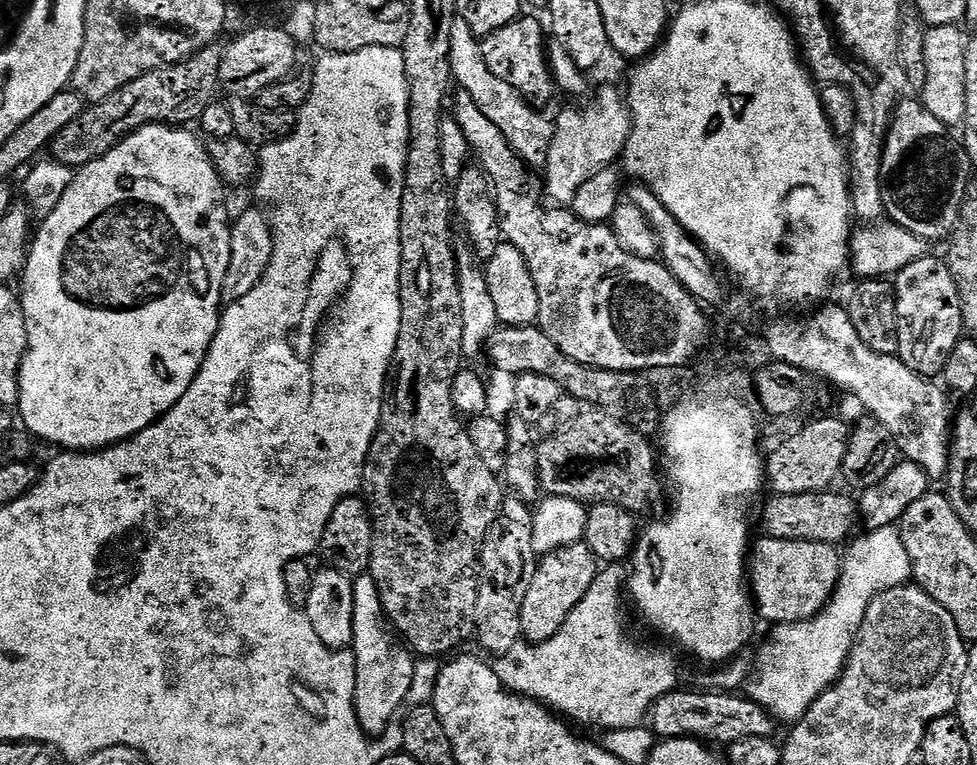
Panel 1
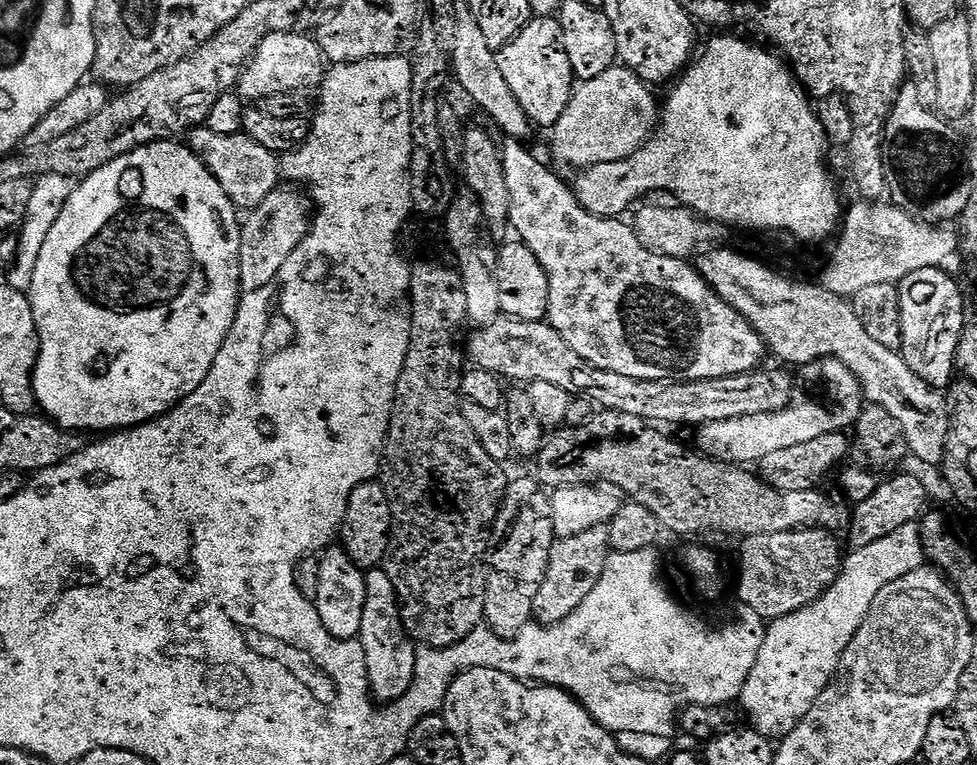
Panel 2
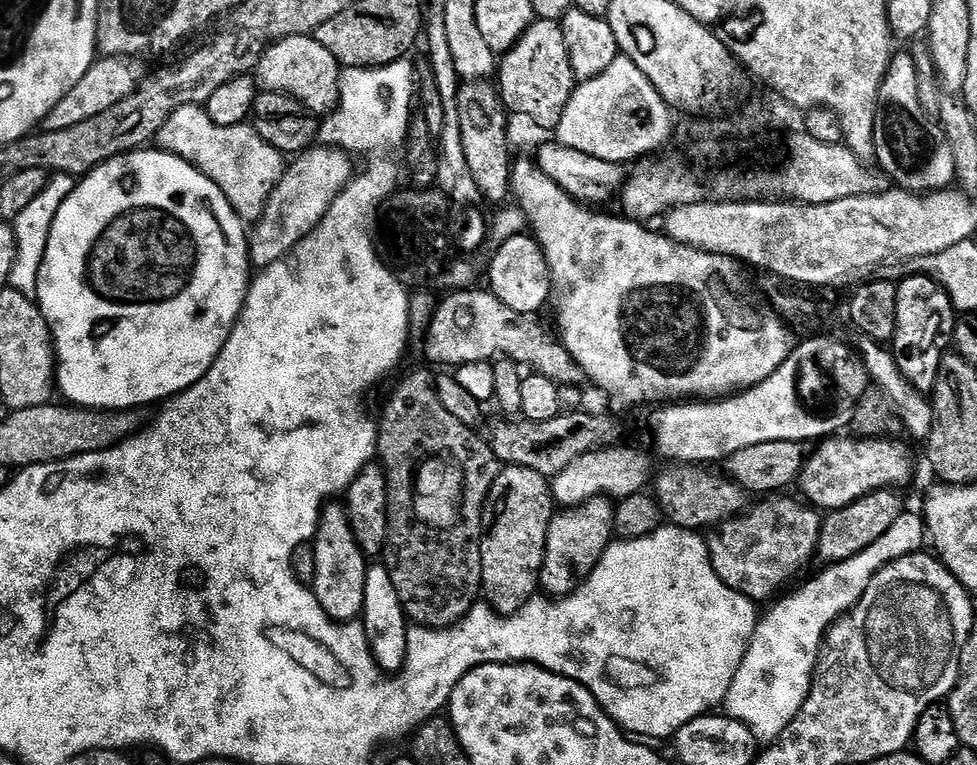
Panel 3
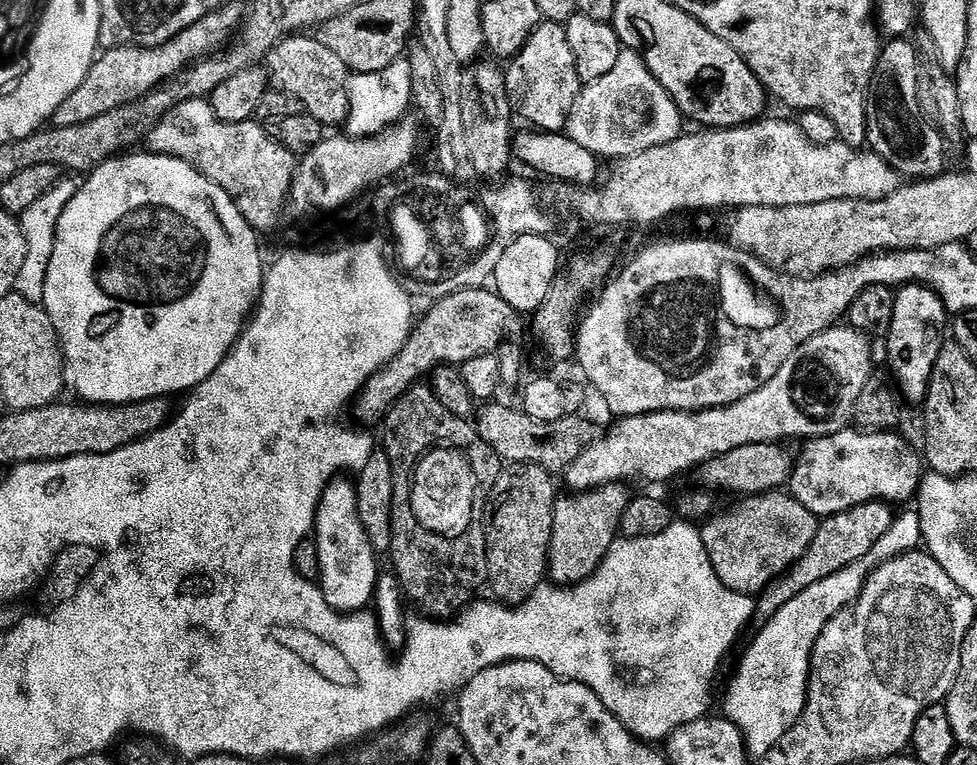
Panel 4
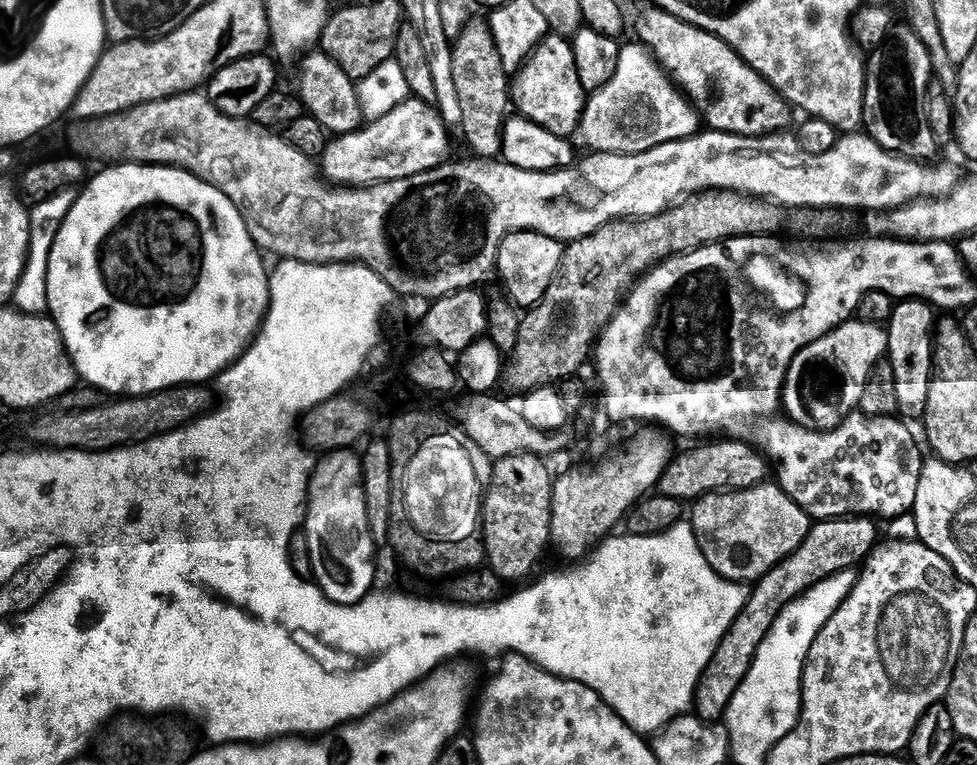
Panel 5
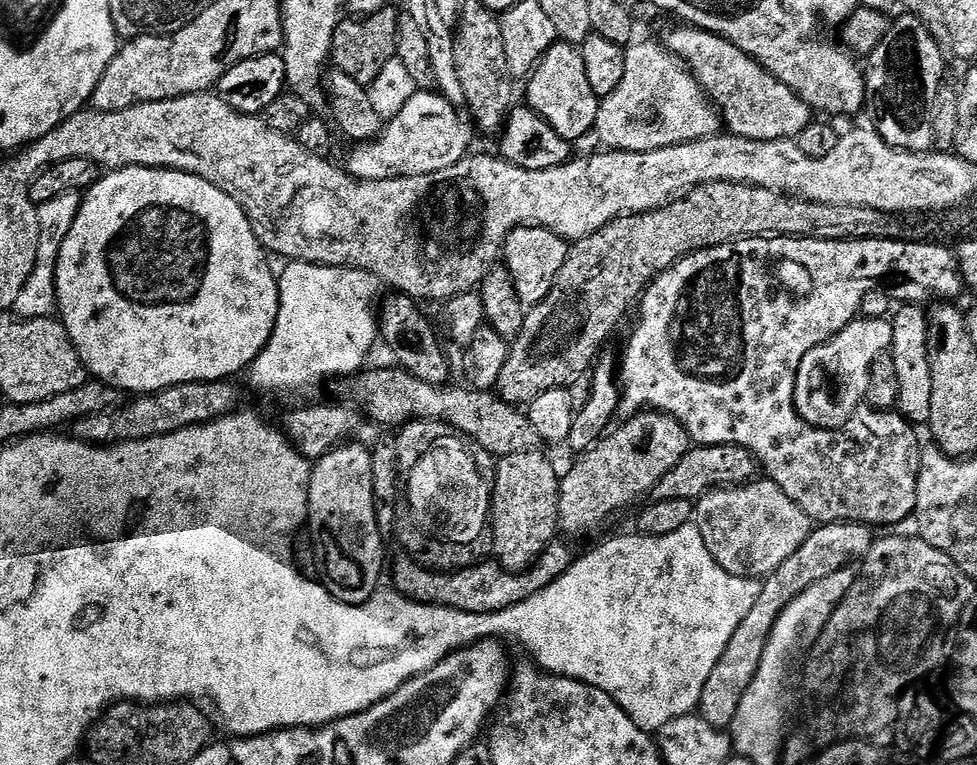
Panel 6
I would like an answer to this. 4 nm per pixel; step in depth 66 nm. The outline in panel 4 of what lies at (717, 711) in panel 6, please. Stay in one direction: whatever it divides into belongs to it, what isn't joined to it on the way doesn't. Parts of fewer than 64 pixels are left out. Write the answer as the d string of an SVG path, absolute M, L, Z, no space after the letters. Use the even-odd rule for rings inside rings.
M885 501L863 503L862 506L852 507L838 515L825 517L815 534L814 542L804 552L802 558L784 575L775 578L759 595L754 606L755 621L759 621L760 624L767 623L779 609L793 601L798 594L802 594L803 590L809 589L822 580L828 580L838 570L865 557L874 548L874 543L886 534L895 517L893 507Z

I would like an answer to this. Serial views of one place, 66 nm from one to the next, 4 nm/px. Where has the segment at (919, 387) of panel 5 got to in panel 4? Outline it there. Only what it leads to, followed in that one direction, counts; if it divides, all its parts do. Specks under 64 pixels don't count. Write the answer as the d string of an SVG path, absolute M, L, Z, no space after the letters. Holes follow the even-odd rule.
M905 284L895 293L893 325L886 335L888 360L900 379L901 388L912 400L927 401L934 366L946 343L944 331L950 328L950 313L944 299L927 284Z

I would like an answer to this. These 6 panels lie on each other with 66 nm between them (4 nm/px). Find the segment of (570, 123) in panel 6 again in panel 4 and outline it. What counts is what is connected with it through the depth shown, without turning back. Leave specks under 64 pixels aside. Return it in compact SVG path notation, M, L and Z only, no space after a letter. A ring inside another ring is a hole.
M540 23L520 52L511 58L504 81L508 100L519 119L521 116L522 119L529 120L533 124L531 127L541 133L563 133L582 91L574 50L570 48L565 25Z

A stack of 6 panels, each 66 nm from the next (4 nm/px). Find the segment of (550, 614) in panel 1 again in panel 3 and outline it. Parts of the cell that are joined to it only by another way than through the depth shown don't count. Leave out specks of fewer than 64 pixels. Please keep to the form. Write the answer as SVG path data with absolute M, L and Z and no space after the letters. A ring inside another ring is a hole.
M599 498L581 507L555 515L548 530L544 568L540 571L540 588L549 597L563 598L577 592L598 566L602 554L614 540L614 504Z

